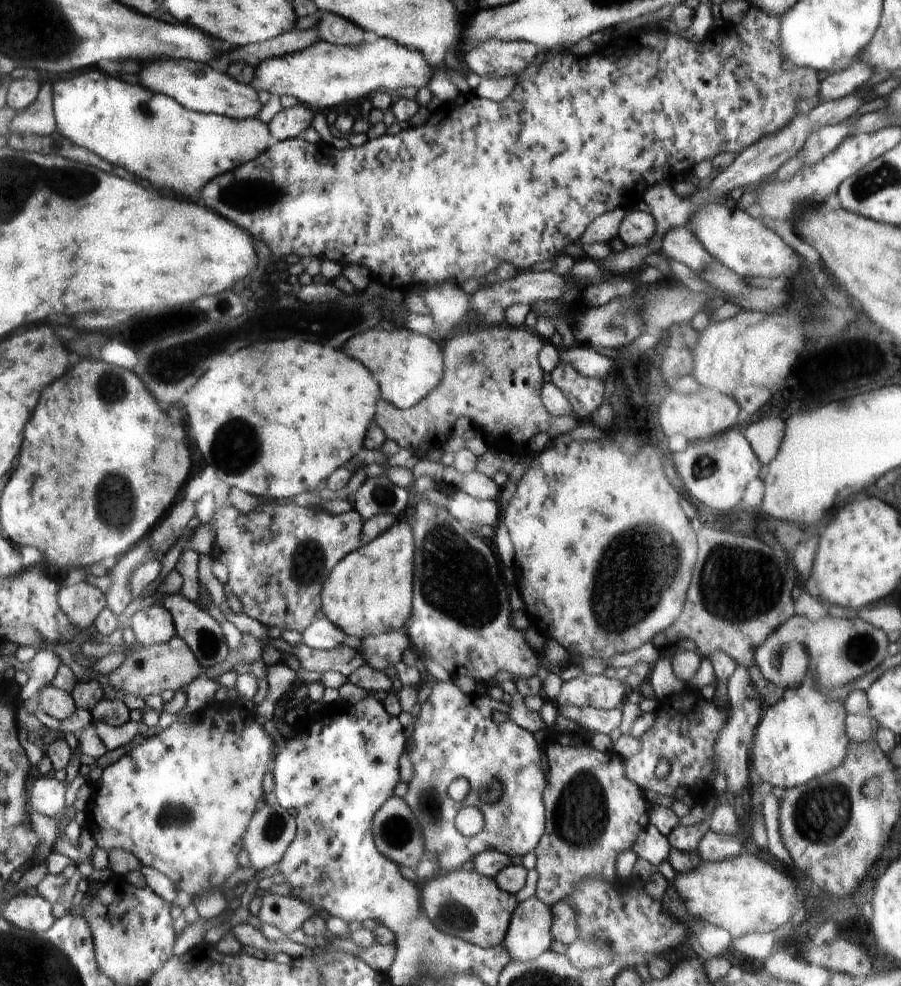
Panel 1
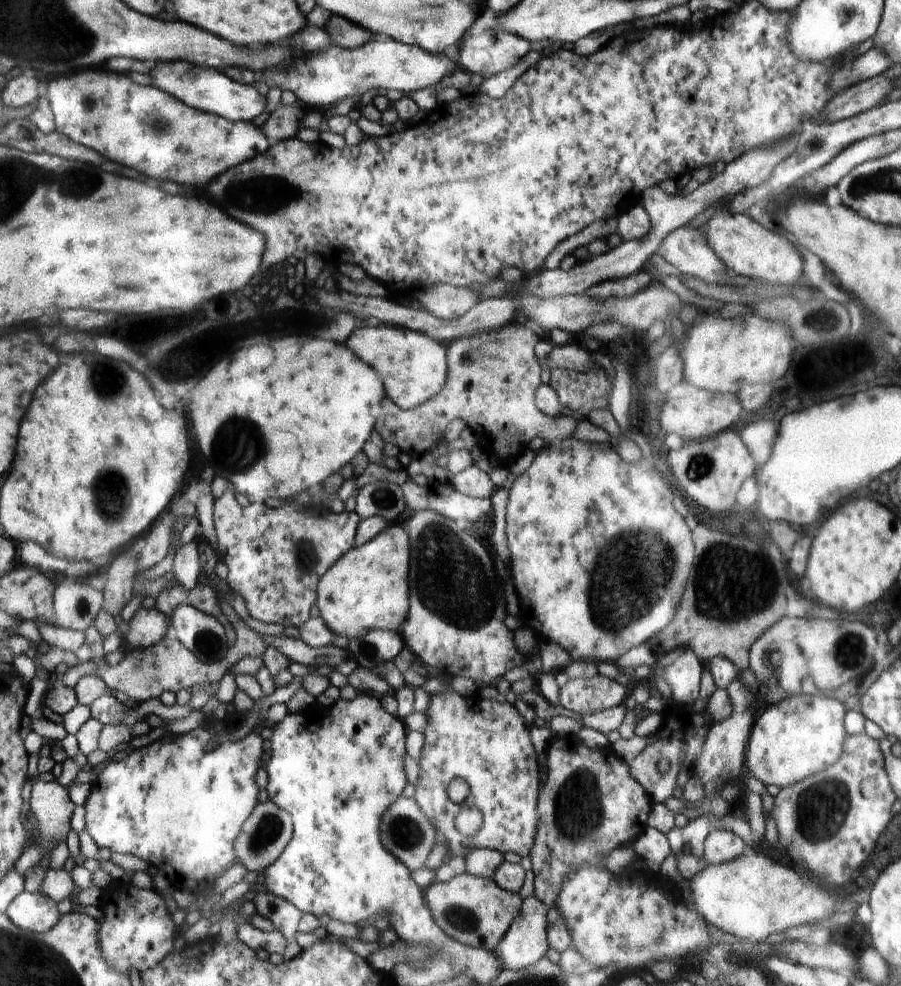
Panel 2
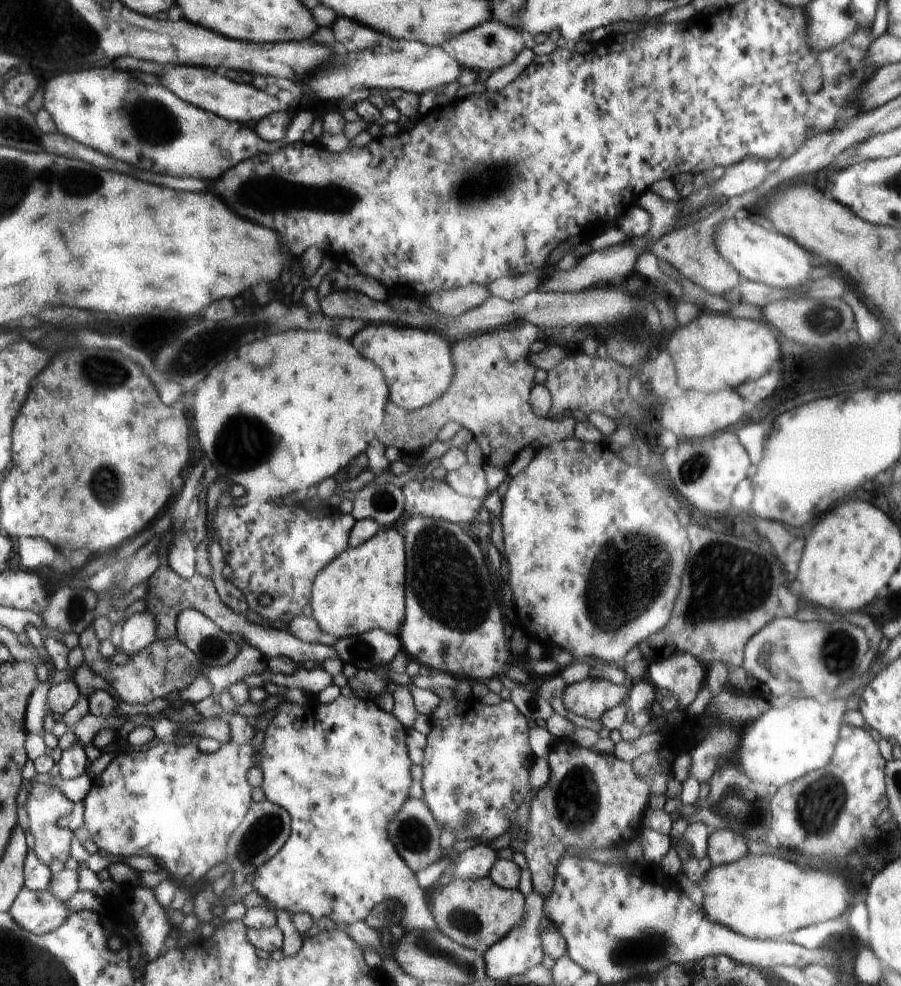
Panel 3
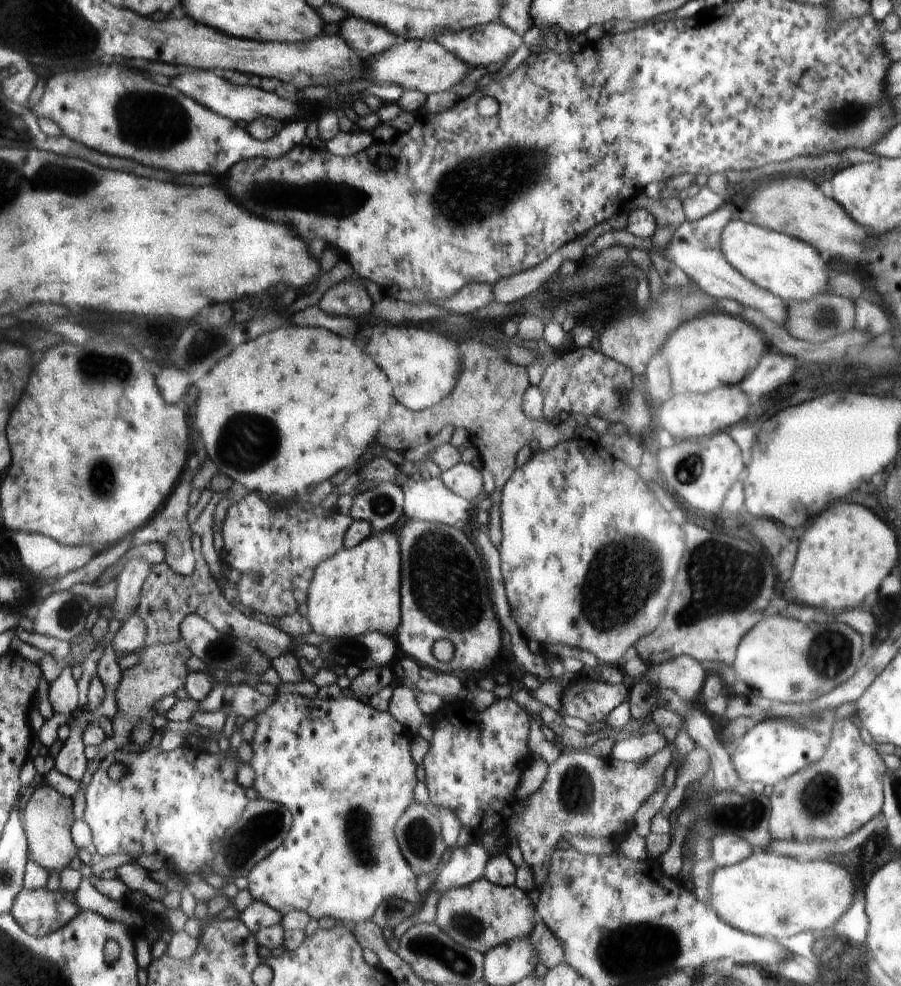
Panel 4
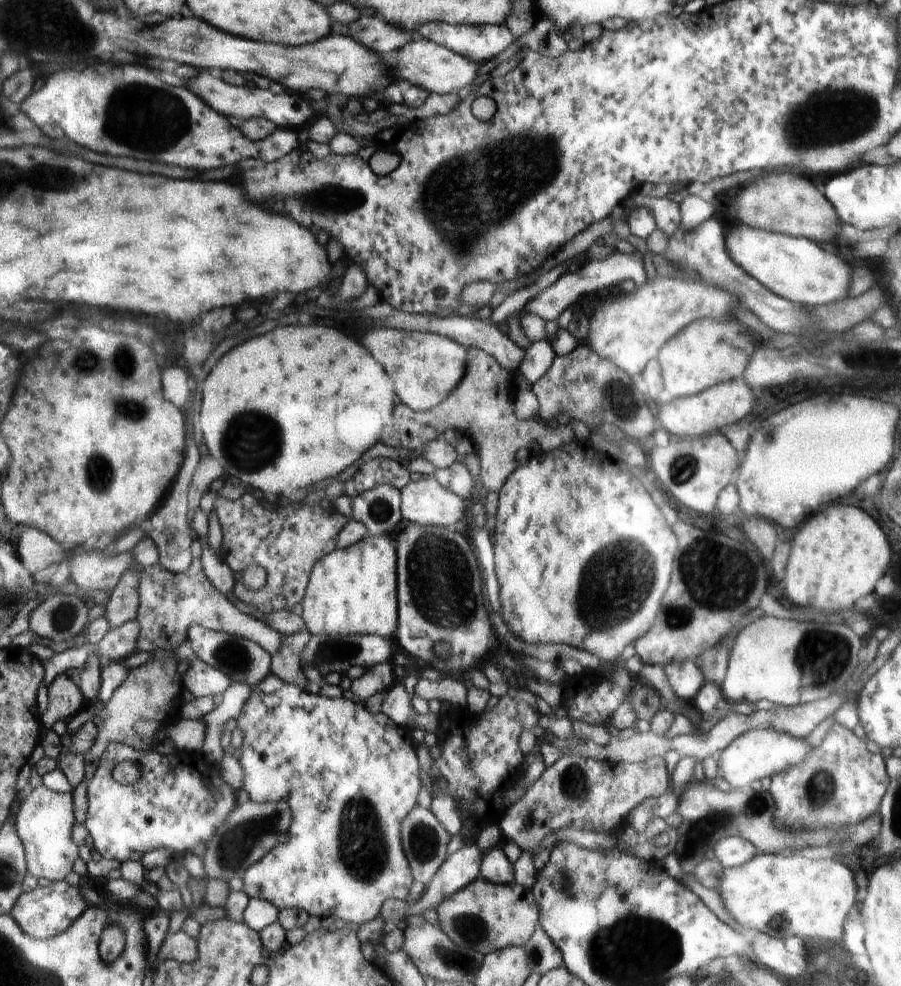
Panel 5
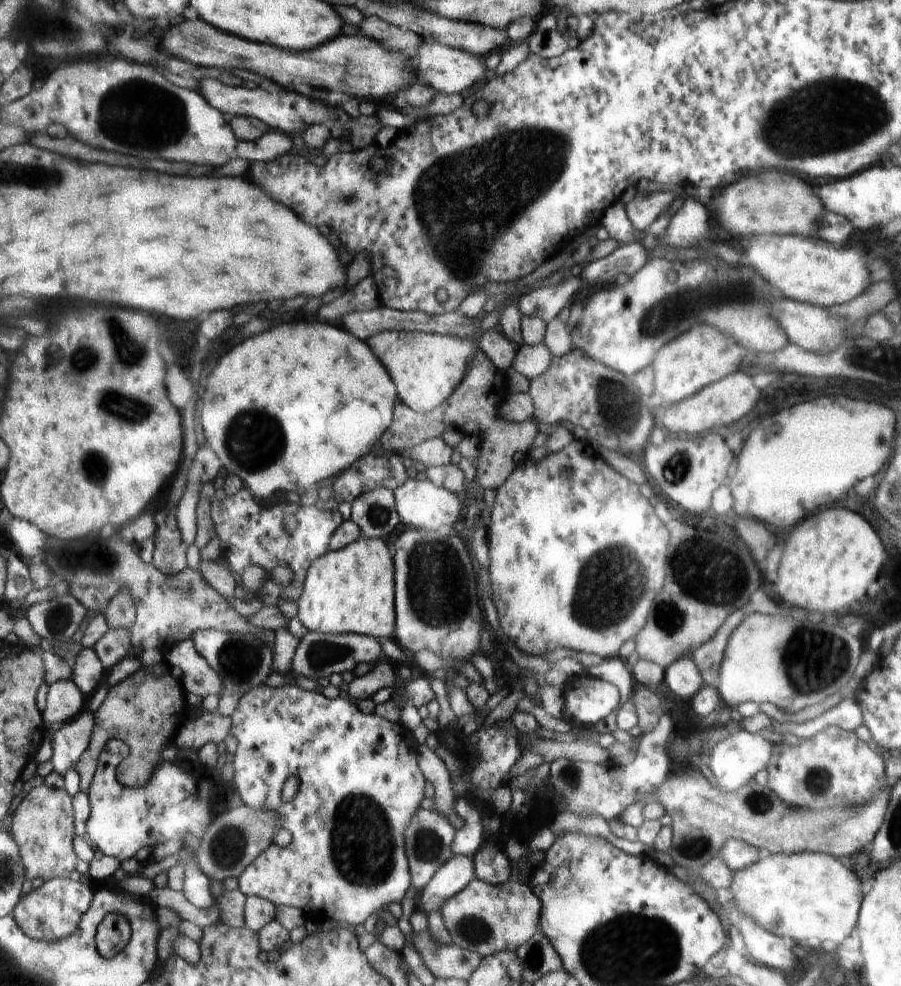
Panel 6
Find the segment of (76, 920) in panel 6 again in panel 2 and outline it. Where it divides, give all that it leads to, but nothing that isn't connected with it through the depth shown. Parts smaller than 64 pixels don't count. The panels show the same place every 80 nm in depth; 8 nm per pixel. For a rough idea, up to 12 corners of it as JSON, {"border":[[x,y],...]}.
{"border":[[23,891],[5,914],[15,926],[44,934],[62,918],[41,891]]}

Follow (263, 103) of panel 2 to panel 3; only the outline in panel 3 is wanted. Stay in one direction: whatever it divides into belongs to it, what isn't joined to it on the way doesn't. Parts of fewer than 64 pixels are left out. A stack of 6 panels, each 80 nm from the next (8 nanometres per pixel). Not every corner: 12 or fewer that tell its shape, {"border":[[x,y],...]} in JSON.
{"border":[[208,67],[168,68],[162,86],[232,122],[280,110],[275,96]]}

